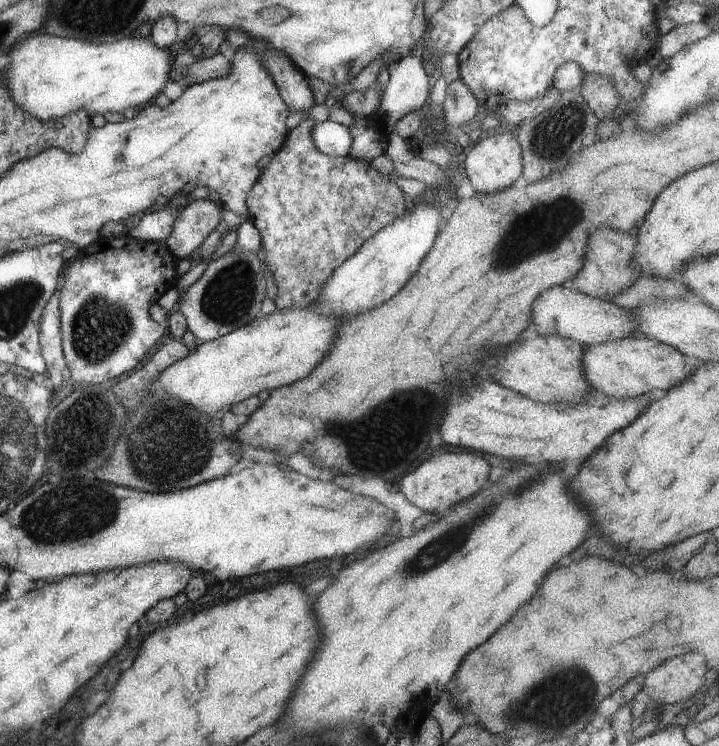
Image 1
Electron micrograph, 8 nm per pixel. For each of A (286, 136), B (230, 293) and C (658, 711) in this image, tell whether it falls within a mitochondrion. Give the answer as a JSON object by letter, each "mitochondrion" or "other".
{"A":"other","B":"mitochondrion","C":"other"}

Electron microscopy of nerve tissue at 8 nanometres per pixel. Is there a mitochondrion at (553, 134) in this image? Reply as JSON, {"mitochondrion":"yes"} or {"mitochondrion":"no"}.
{"mitochondrion":"yes"}

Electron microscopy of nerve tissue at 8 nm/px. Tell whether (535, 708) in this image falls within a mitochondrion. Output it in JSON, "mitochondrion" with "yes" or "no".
{"mitochondrion":"yes"}

